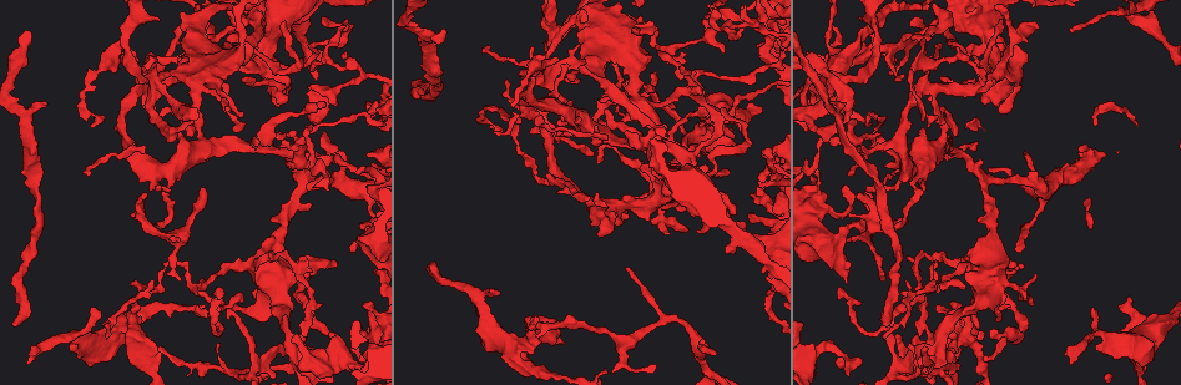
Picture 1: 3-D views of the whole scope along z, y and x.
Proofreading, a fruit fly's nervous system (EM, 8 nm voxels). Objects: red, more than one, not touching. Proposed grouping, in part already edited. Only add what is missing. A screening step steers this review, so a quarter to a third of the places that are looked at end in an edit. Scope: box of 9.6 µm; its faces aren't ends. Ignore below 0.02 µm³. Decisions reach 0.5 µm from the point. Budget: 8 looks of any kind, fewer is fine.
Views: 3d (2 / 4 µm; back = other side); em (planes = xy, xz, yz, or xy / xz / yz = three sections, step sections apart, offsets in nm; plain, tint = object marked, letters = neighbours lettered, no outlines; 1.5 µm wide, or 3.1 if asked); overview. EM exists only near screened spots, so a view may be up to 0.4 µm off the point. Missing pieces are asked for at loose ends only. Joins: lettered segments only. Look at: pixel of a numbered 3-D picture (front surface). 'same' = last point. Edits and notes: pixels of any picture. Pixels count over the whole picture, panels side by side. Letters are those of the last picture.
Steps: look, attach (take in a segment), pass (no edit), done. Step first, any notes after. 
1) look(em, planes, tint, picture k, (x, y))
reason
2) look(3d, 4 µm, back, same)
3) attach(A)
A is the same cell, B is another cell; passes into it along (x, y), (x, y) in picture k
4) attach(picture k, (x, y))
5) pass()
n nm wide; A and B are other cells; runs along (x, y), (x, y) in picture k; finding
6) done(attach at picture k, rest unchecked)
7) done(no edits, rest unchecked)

look(em, planes, letters, picture 1, (589, 196))
an open end

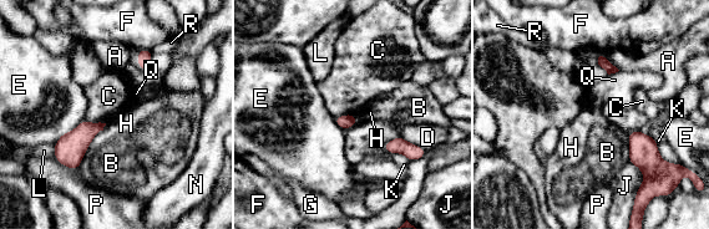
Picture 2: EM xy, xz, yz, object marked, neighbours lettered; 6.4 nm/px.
pass()
A, B, C, D, E, F, G, H, J, K, L, N, P, Q and R are other cells; border along (356, 116), (340, 115), (334, 117) in picture 2; none of them fits

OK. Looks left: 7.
look(3d, 4 µm, picture 1, (707, 122))
free end

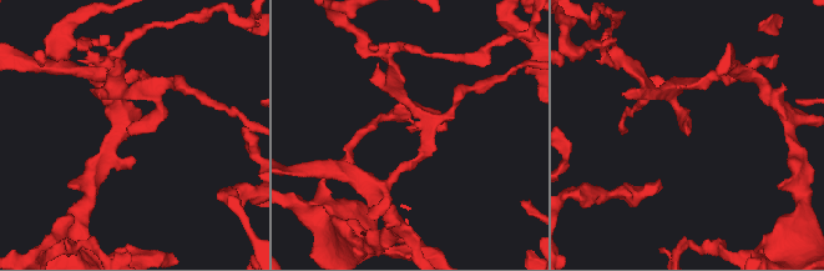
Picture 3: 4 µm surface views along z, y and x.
look(em, xy, step 8, tint, picture 3, (410, 130))

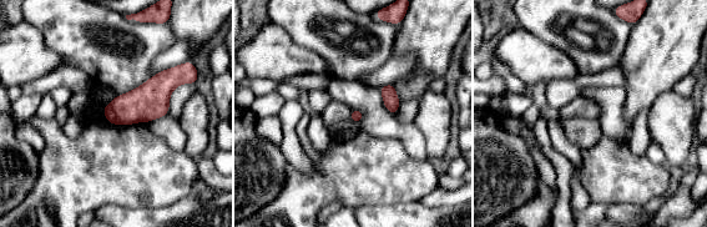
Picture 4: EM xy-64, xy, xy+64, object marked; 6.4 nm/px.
look(em, planes, letters, same)

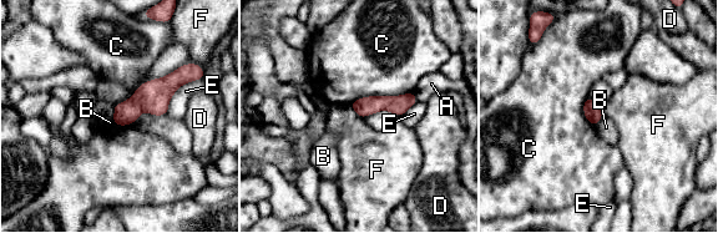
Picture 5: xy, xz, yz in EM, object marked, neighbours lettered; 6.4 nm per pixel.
pass()
A, B, C, D, E and F are other cells; border along (114, 105), (114, 116), (111, 118) in picture 5; no lettered segment goes on from it

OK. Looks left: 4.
look(3d, 4 µm, picture 1, (257, 140))
tapers out

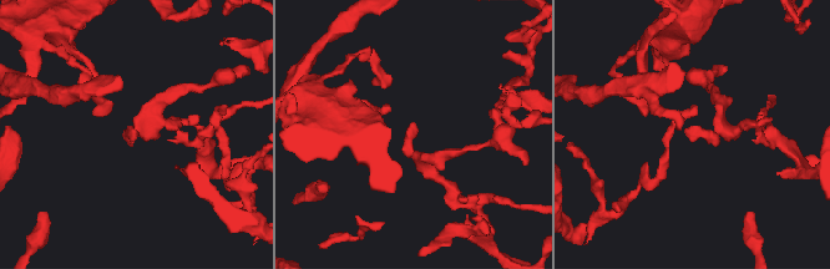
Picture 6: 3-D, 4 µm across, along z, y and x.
look(em, xy, step 4, tint, picture 6, (134, 133))
shape alone is not enough

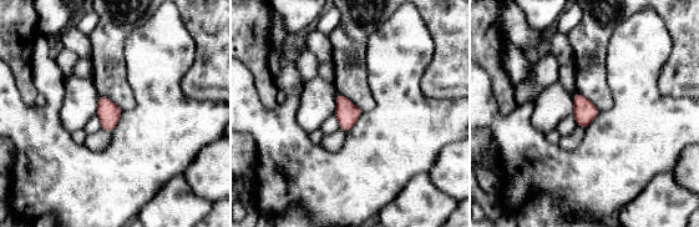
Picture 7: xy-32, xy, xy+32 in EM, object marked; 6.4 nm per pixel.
look(em, xy, step 4, letters, same)
what lies round it

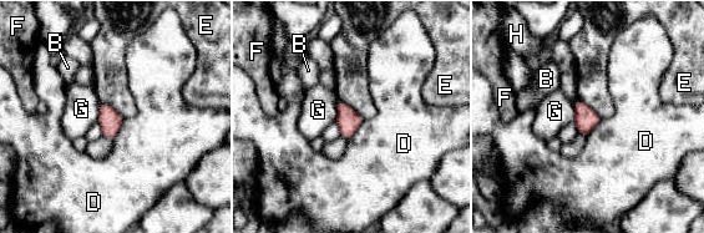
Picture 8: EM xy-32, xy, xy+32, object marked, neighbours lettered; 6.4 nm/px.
pass()
B, D, E, F, G and H are other cells; border along (338, 100), (349, 105), (364, 118) in picture 8; no lettered segment goes on from it

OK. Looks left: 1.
done(no edits, rest unchecked)

